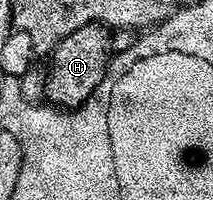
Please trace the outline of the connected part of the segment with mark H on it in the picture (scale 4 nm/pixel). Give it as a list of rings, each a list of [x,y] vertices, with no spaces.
[[[103,23],[82,25],[82,29],[74,29],[70,37],[62,37],[50,56],[52,68],[49,66],[46,71],[47,102],[61,109],[81,107],[90,93],[98,89],[112,54],[112,35]]]

